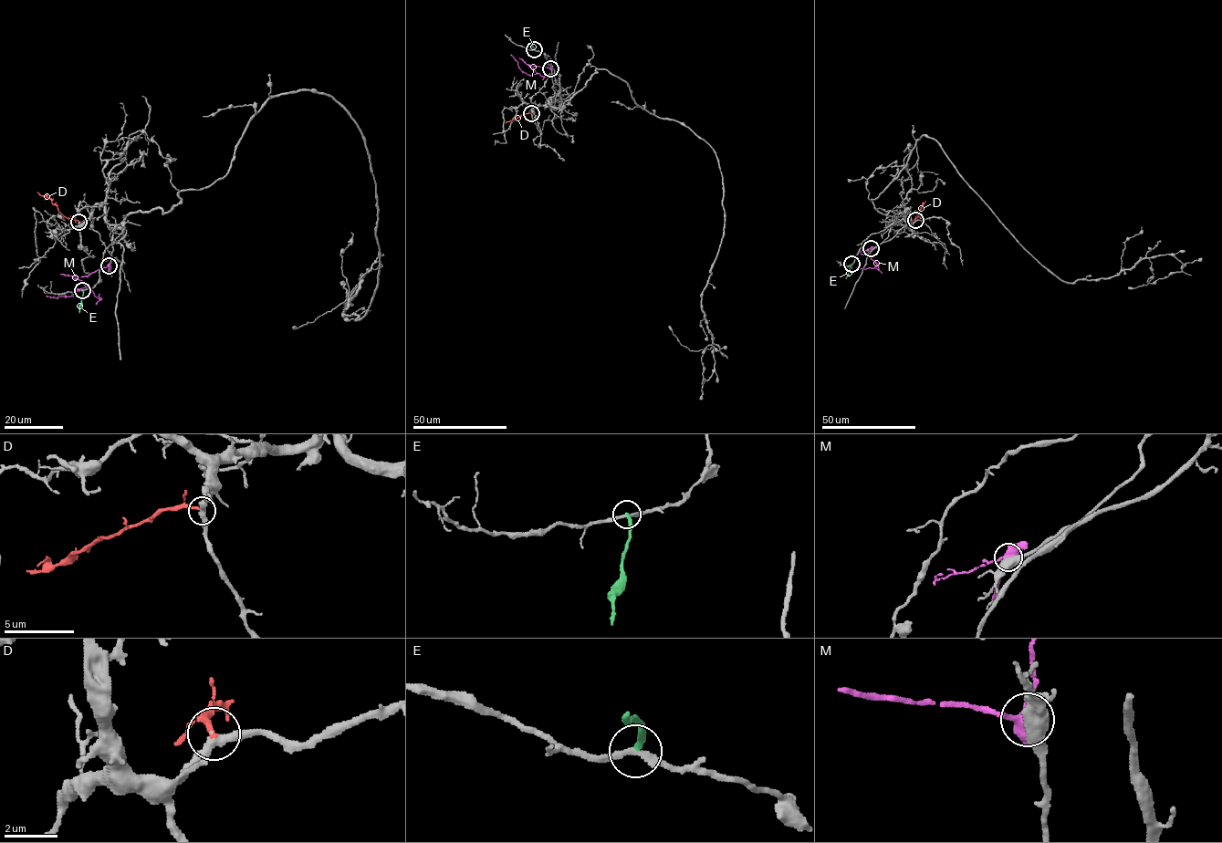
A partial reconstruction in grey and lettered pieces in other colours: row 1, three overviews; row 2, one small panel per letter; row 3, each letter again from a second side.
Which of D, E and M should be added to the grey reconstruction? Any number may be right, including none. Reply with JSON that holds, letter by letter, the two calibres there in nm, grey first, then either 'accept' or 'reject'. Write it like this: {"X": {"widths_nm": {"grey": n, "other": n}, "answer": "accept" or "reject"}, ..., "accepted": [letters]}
{"D": {"widths_nm": {"grey": 360, "other": 240}, "answer": "accept"}, "E": {"widths_nm": {"grey": 240, "other": 220}, "answer": "reject"}, "M": {"widths_nm": {"grey": 550, "other": 360}, "answer": "reject"}, "accepted": ["D"]}

